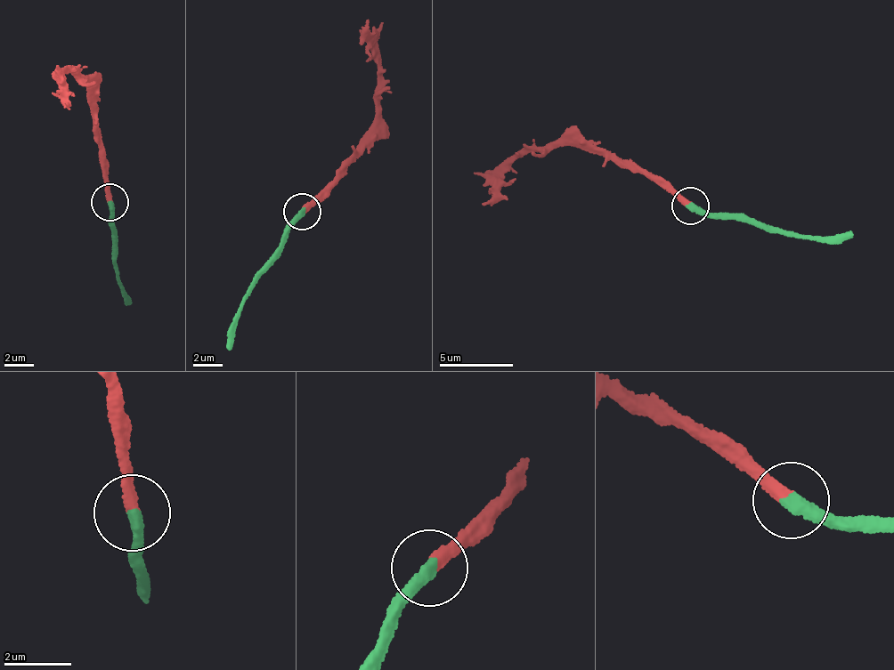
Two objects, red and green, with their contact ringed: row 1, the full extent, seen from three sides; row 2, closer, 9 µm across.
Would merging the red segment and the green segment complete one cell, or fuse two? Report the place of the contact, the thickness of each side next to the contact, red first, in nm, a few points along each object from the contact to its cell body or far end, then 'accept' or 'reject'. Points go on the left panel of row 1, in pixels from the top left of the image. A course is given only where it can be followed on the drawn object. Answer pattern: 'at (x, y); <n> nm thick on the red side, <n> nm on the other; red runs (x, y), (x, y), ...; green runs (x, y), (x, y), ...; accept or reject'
at (109, 202); 320 nm thick on the red side, 400 nm on the other; red runs (110, 201), (90, 87), (69, 68), (64, 87), (66, 103); green runs (110, 201), (109, 220), (117, 229), (115, 267), (130, 299); accept

